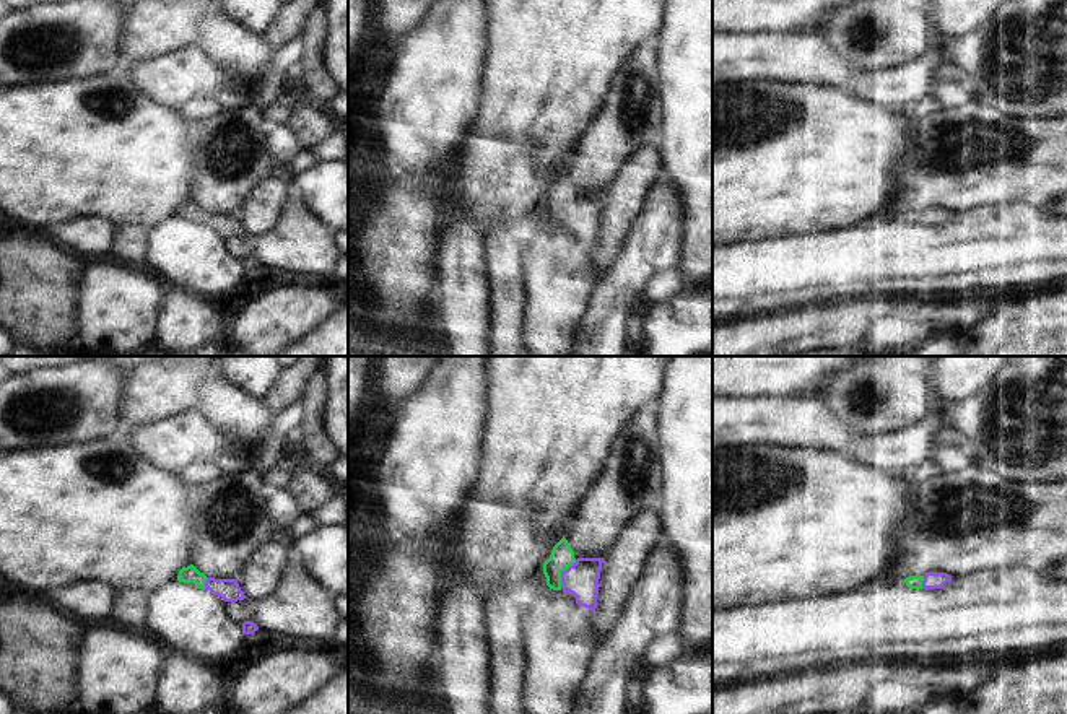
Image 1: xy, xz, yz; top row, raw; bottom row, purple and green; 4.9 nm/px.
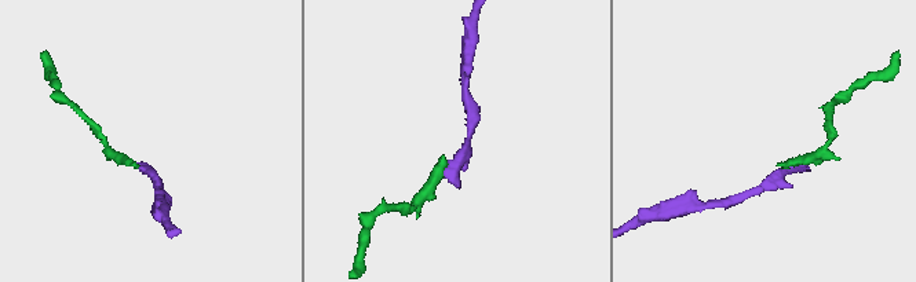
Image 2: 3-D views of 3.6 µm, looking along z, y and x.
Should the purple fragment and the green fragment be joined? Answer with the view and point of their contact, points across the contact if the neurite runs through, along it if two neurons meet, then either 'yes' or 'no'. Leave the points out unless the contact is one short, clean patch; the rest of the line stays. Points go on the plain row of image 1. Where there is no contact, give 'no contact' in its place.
meets purple in xz at (561, 208); runs through xz (581, 215), (561, 208), (561, 192); yes

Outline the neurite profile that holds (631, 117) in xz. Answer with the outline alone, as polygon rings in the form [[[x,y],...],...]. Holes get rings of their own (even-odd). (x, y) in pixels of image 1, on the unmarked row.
[[[659,37],[641,41],[613,75],[602,111],[587,127],[568,161],[574,194],[602,194],[620,169],[642,148],[655,146],[662,132],[662,89],[659,80]]]

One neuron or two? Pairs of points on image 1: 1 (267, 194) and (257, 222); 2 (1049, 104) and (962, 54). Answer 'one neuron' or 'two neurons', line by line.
1: one neuron
2: one neuron

